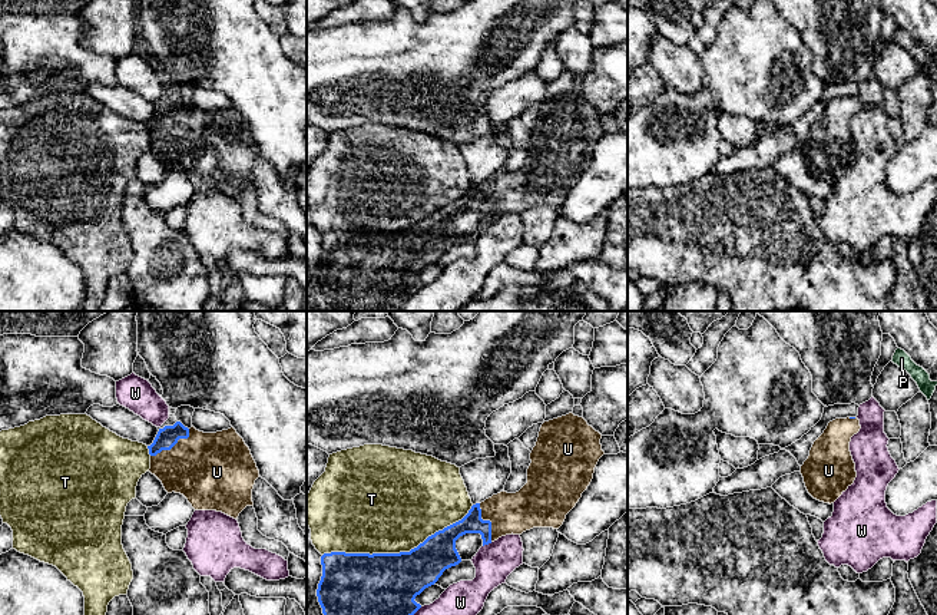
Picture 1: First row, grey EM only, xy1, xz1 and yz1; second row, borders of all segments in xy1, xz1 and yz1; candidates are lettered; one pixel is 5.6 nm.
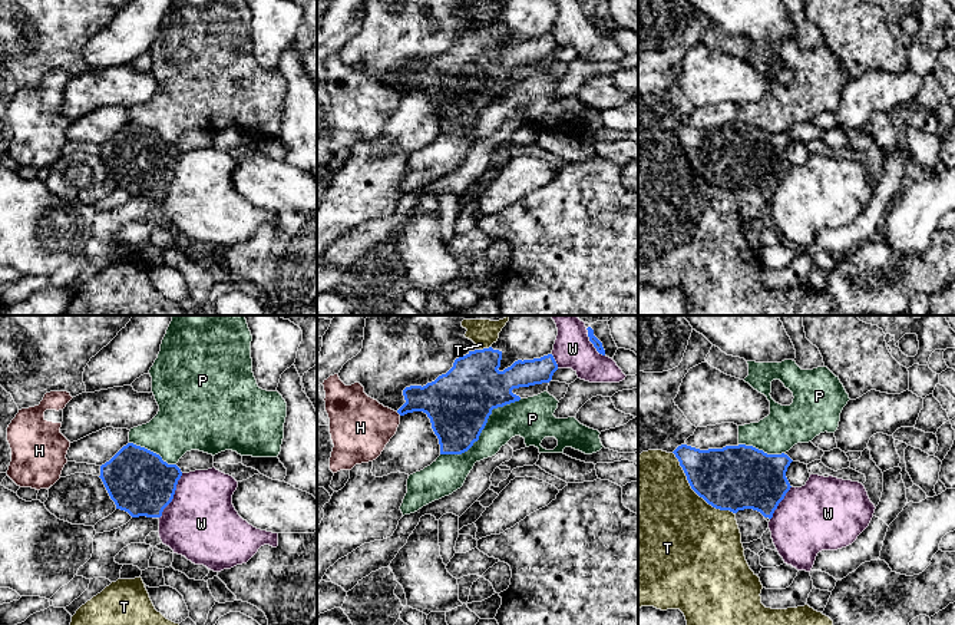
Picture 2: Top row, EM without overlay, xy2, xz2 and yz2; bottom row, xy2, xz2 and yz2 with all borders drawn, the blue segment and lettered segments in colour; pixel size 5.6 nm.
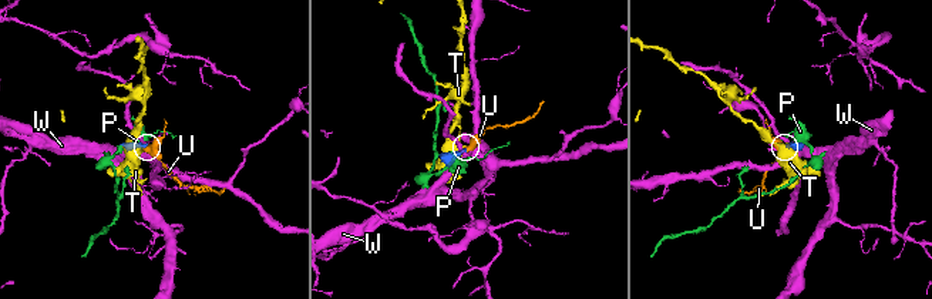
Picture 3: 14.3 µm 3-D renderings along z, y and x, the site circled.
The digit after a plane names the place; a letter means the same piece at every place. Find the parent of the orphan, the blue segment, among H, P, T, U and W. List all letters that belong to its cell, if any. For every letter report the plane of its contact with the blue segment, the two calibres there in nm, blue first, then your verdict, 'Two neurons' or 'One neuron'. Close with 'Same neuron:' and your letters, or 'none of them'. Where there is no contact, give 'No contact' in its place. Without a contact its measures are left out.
H: Touches blue in xz2. Thickness 220 nm (blue) against 340 nm. Two neurons
P: Touches blue in xz2. Thickness 360 nm (blue) against 220 nm. Two neurons
T: Touches blue in xz1. Thickness 360 nm (blue) against 500 nm. Two neurons
U: Touches blue in xy1. Thickness 120 nm (blue) against 420 nm. One neuron
W: Touches blue in xy2. Thickness 360 nm (blue) against 420 nm. Two neurons
Same neuron: U

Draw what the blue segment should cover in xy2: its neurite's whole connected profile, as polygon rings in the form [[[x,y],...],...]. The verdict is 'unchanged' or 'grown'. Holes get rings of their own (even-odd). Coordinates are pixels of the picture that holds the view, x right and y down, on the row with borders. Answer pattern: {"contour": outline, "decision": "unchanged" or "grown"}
{"contour": [[[128,443],[100,466],[100,479],[116,509],[132,517],[161,517],[182,472],[145,447]]], "decision": "unchanged"}

